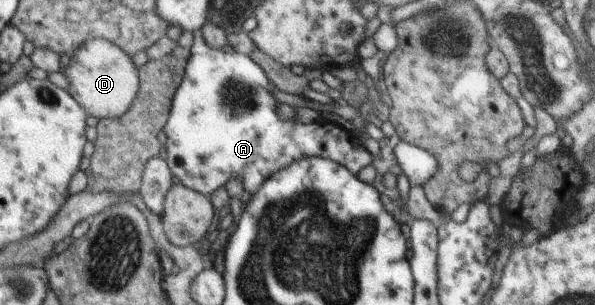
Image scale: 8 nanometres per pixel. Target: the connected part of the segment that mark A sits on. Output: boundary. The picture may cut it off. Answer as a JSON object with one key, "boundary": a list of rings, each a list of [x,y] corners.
{"boundary":[[[201,29],[193,35],[185,74],[173,95],[169,116],[163,127],[167,137],[165,162],[180,183],[202,195],[210,196],[233,175],[240,175],[243,187],[252,195],[268,176],[300,158],[328,158],[356,175],[360,169],[372,163],[374,157],[350,130],[341,129],[334,122],[324,119],[305,125],[280,116],[282,107],[270,94],[272,86],[275,86],[267,80],[262,68],[249,55],[234,51],[224,53],[208,47],[202,38]]]}

